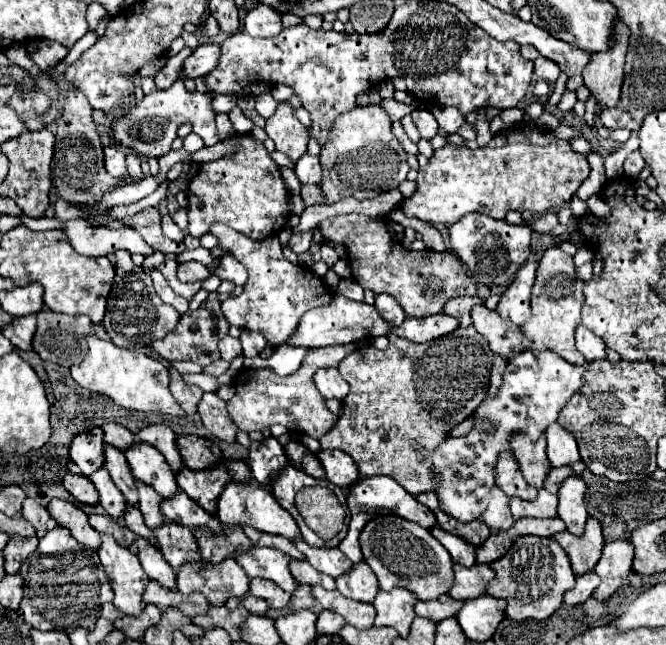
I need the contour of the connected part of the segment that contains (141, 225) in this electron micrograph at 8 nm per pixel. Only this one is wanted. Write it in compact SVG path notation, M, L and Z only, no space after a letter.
M145 208L143 212L139 212L137 216L129 216L125 218L125 222L129 222L143 238L145 242L153 248L159 250L163 254L181 254L185 250L183 242L173 242L169 240L163 232L161 232L161 216L155 208Z

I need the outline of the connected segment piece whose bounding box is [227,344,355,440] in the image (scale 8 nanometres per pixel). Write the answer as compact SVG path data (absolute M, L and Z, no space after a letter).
M343 344L343 346L333 346L333 348L313 348L303 358L301 368L287 378L277 376L269 368L241 370L235 378L235 396L227 402L227 410L233 418L233 422L243 432L253 432L253 430L261 432L273 424L283 424L291 432L307 434L307 436L319 440L323 434L327 434L335 426L337 416L327 410L325 398L319 394L319 390L313 382L313 374L319 368L339 366L339 362L353 350L355 350L355 344Z

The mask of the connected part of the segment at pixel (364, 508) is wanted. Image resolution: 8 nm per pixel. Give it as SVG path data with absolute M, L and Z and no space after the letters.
M383 476L383 478L359 478L359 482L355 482L351 488L349 488L349 494L347 494L347 506L351 510L351 522L349 522L349 530L347 530L347 536L345 540L339 544L339 550L351 560L351 562L363 562L363 554L361 554L361 546L357 542L361 530L365 528L365 524L369 522L369 518L375 518L377 514L395 514L399 518L405 518L405 520L411 520L415 524L421 524L421 528L427 528L431 530L433 526L437 526L437 518L435 514L419 504L409 492L405 492L397 482L393 482L391 478Z

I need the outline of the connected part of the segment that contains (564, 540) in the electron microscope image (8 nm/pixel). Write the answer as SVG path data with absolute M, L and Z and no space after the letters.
M595 518L587 520L587 528L583 536L573 536L571 532L559 532L553 536L557 544L567 552L571 560L571 568L575 576L587 574L595 568L595 564L601 558L603 550L603 534L601 534L601 524Z

